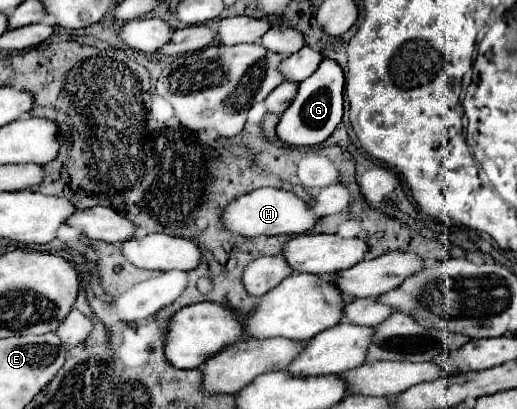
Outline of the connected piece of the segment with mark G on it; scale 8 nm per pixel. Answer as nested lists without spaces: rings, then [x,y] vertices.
[[[324,59],[318,65],[318,69],[298,85],[296,97],[292,99],[290,107],[282,113],[276,125],[276,135],[282,143],[294,147],[320,145],[334,133],[334,129],[342,121],[342,109],[344,109],[344,73],[338,63]]]

